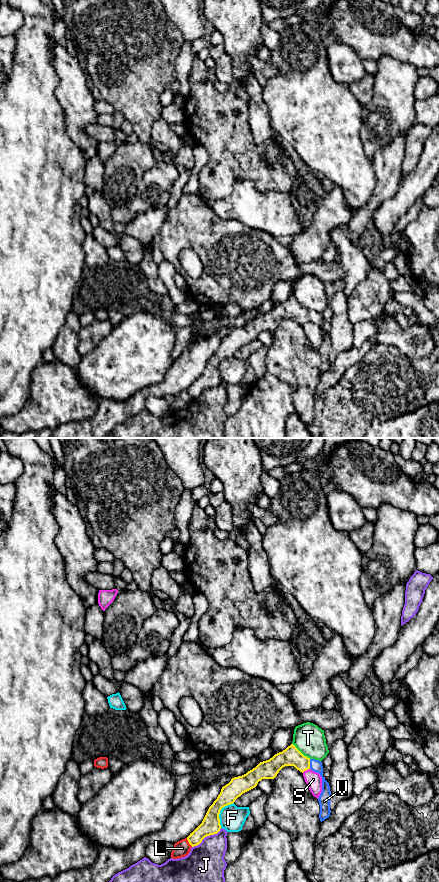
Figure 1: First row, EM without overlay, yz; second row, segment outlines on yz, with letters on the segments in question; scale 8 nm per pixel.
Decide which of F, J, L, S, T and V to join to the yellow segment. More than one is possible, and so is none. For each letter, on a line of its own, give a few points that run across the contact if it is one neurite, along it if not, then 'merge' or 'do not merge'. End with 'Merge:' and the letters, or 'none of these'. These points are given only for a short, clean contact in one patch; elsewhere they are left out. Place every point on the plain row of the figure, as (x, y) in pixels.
F: do not merge
J: do not merge
L: do not merge
S: do not merge
T: do not merge
V: line yz (291, 308), (302, 315), (309, 316), (315, 317); merge
Merge: V

